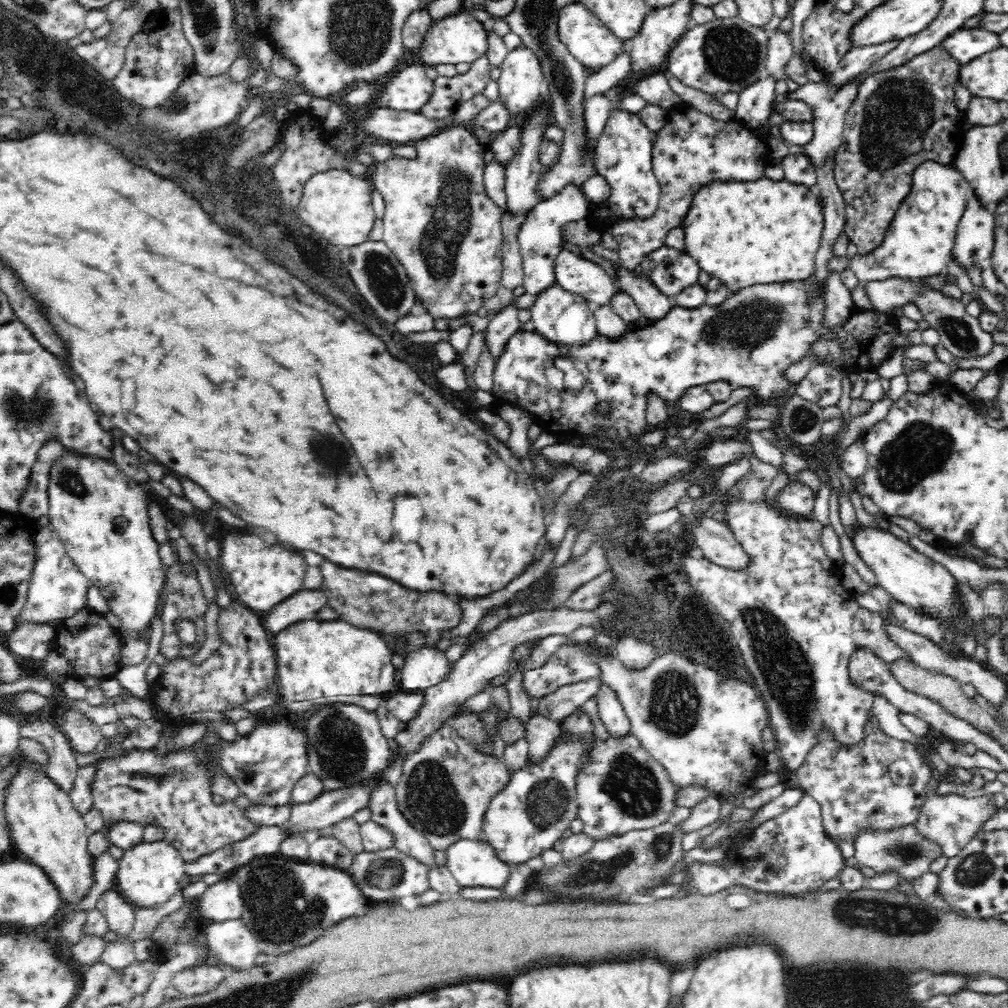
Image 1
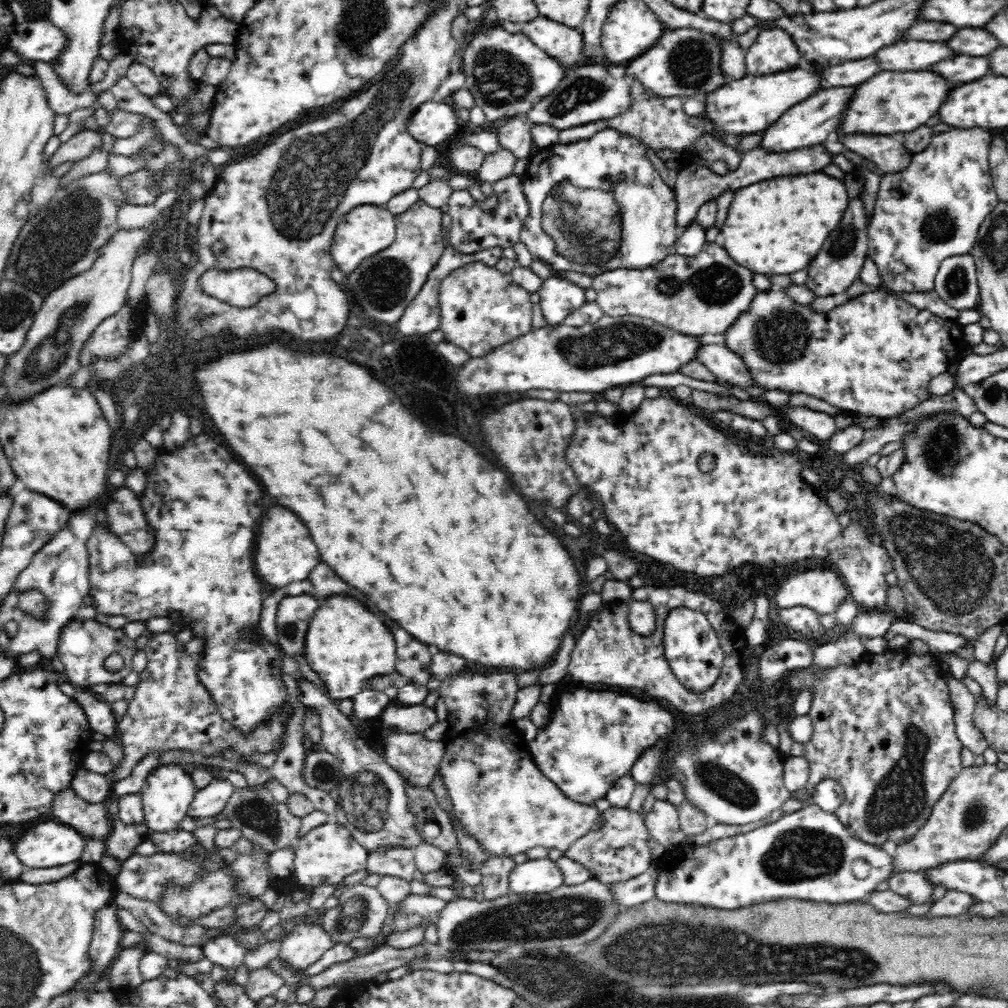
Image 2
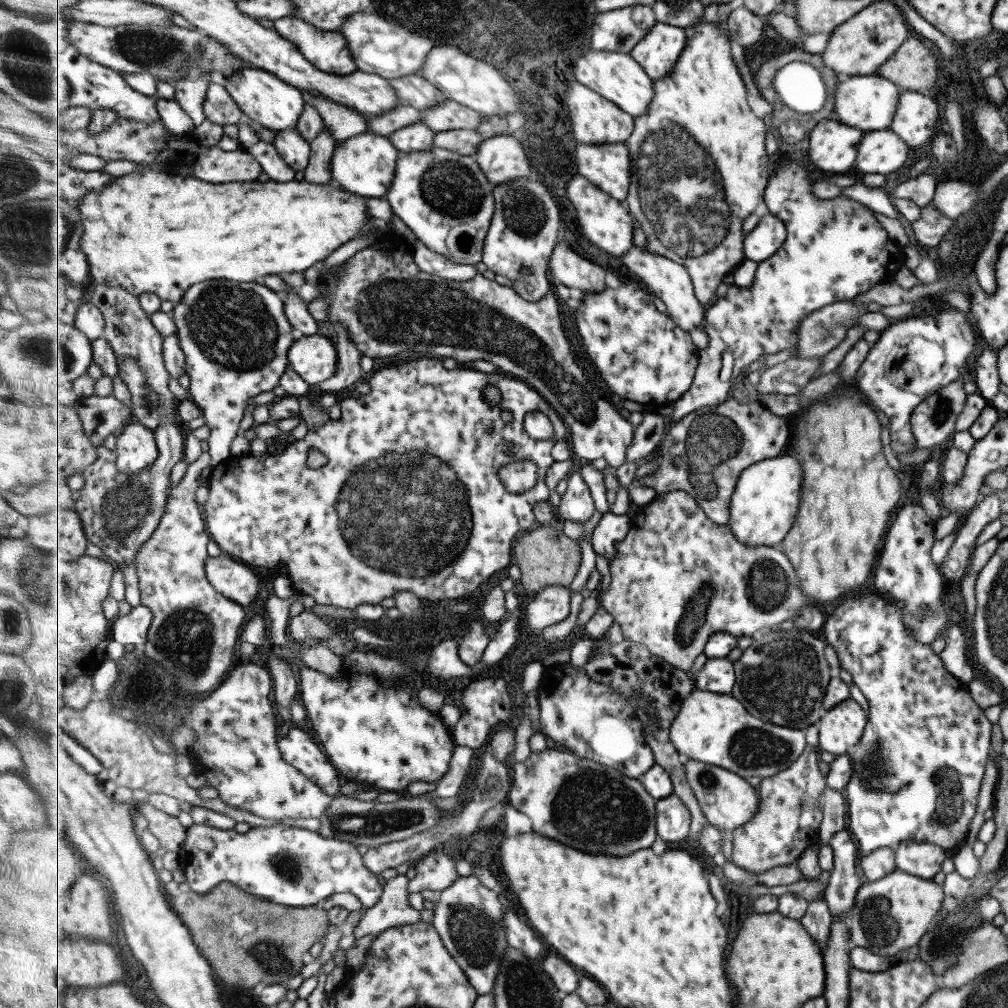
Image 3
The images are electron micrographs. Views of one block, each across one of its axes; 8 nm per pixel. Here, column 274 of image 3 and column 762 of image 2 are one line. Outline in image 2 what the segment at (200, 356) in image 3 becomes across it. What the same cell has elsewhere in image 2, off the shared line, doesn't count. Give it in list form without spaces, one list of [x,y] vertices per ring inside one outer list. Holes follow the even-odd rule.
[[[770,288],[766,292],[758,291],[756,296],[751,298],[748,308],[738,313],[736,320],[733,320],[733,323],[728,325],[725,332],[724,344],[726,344],[726,348],[730,352],[738,354],[744,360],[744,364],[748,368],[749,378],[751,378],[750,385],[758,386],[758,388],[766,391],[780,390],[780,392],[786,392],[786,394],[790,395],[808,394],[808,396],[820,398],[820,400],[828,402],[830,406],[840,408],[840,410],[845,412],[860,413],[864,414],[864,416],[878,416],[881,420],[884,418],[896,418],[896,416],[904,414],[907,410],[912,410],[920,402],[930,400],[933,396],[932,391],[928,390],[928,388],[932,387],[938,374],[946,371],[968,345],[962,337],[963,327],[957,318],[942,318],[928,309],[914,307],[901,294],[897,294],[896,292],[890,292],[889,294],[889,292],[876,291],[874,289],[865,294],[860,294],[856,298],[850,298],[850,300],[845,301],[843,304],[838,304],[838,306],[834,306],[828,312],[816,312],[810,304],[800,304],[800,301],[794,301],[786,289],[771,290]]]

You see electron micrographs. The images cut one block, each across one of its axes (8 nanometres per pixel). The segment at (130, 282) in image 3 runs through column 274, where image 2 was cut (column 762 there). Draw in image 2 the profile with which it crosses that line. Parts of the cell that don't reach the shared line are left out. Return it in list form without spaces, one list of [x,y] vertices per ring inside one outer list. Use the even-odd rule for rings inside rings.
[[[825,172],[784,175],[734,191],[724,224],[723,247],[730,258],[752,273],[792,274],[808,268],[848,204],[846,188]]]

